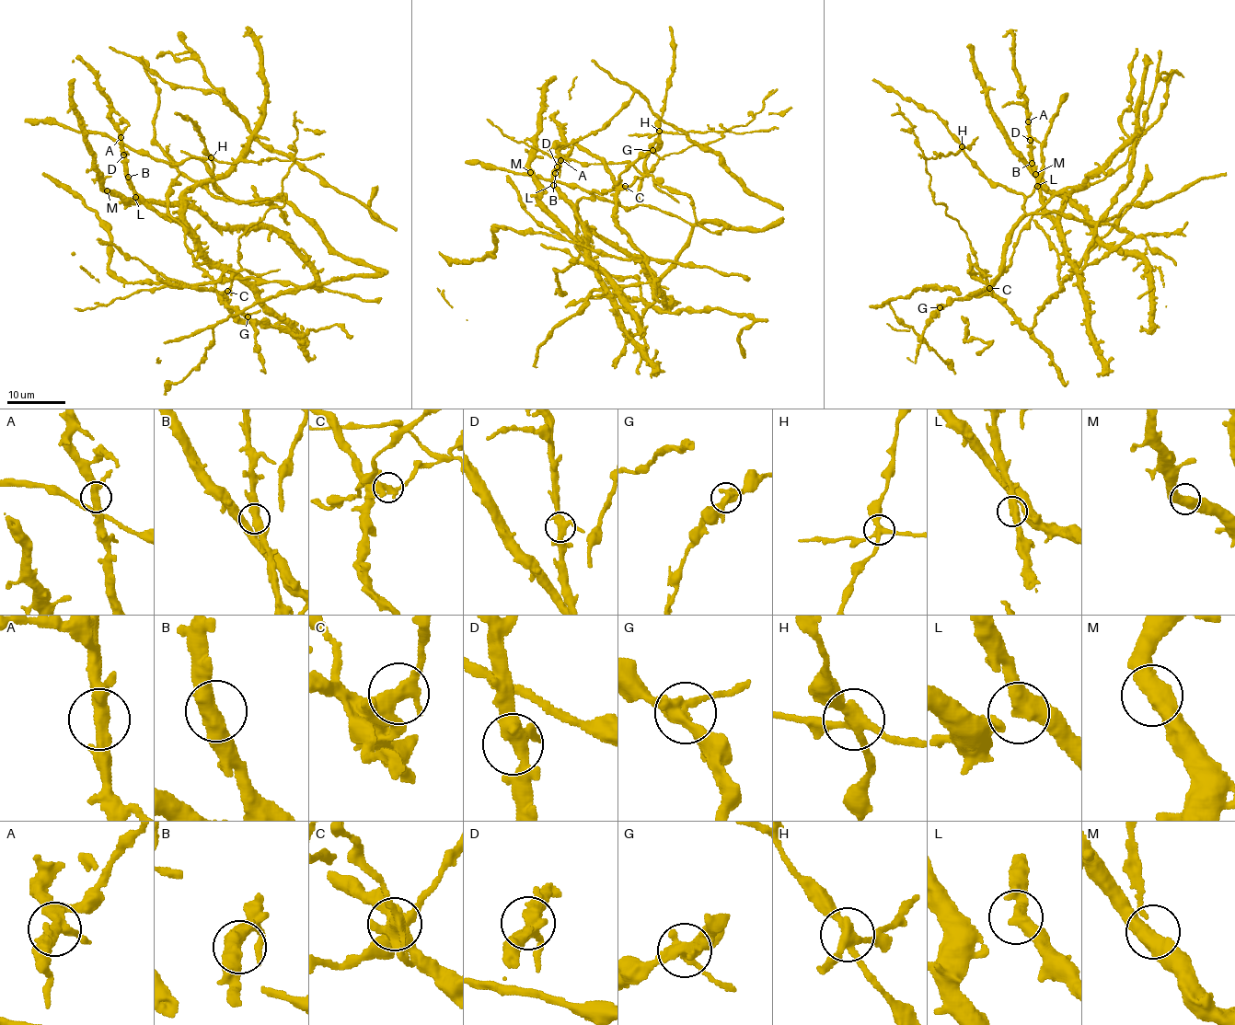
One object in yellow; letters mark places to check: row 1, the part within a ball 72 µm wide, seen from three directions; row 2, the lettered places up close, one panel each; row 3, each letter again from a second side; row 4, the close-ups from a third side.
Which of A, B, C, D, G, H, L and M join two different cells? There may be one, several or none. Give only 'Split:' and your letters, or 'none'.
Split: C, H

